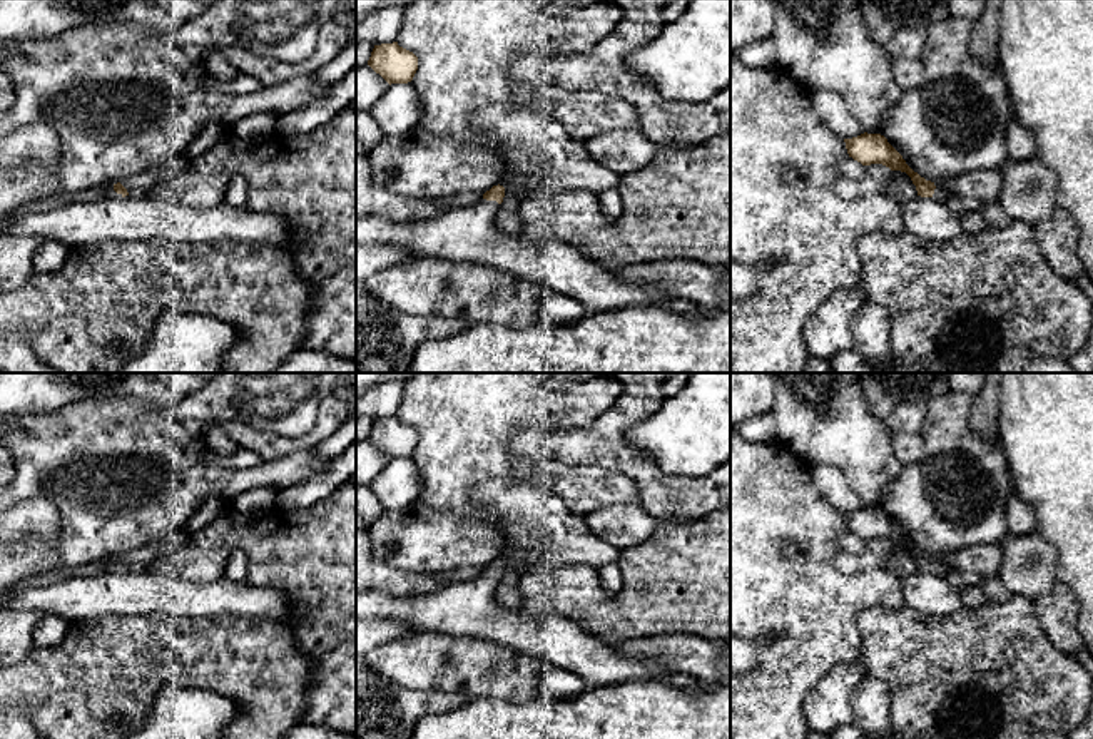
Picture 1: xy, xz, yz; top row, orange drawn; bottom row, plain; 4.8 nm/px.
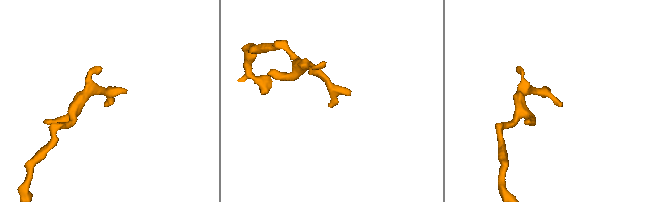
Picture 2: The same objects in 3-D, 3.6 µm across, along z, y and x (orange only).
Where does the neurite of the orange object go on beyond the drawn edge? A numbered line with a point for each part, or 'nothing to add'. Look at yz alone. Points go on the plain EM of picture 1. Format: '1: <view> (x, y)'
1: yz (985, 560)

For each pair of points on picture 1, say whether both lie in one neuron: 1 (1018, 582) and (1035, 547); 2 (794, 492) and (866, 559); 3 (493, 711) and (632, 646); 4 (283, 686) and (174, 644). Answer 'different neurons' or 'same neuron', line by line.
1: same neuron
2: different neurons
3: different neurons
4: same neuron

